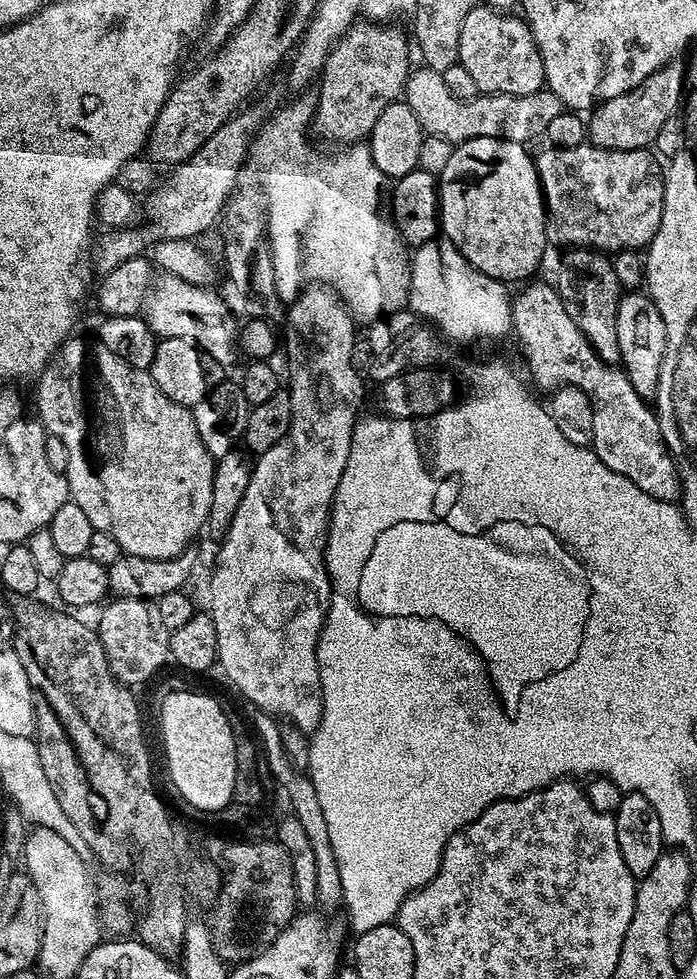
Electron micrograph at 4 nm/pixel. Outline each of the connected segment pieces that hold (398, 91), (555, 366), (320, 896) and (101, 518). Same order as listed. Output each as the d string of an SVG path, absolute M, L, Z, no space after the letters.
M361 18L340 35L339 40L332 45L331 52L324 60L320 69L318 85L320 93L314 96L314 115L310 125L324 140L329 140L332 146L347 146L367 141L374 130L374 122L378 122L378 114L386 110L386 106L397 103L401 99L404 83L410 75L408 68L408 48L410 52L410 36L400 26L375 26Z
M528 282L523 285L524 288L520 293L511 297L512 301L512 332L516 340L520 343L520 352L524 355L524 364L528 367L528 372L532 375L532 380L538 387L544 391L544 394L551 394L556 391L557 388L565 388L566 386L574 386L578 390L582 390L586 394L586 398L590 400L590 406L594 410L594 438L590 445L596 456L605 464L610 466L610 470L614 470L614 474L622 474L622 478L630 478L630 482L634 482L634 486L638 486L638 490L642 490L646 494L650 494L650 498L655 500L667 500L669 502L675 501L680 495L680 476L676 473L676 463L674 458L668 452L668 448L664 445L664 439L660 433L660 427L656 421L655 411L649 405L641 399L638 394L634 394L634 386L630 386L630 378L626 378L623 368L602 362L596 354L594 354L589 343L586 342L584 335L578 326L574 326L574 321L571 320L570 314L566 314L566 306L562 306L562 298L557 294L555 287L551 283L548 284L532 284L536 282Z
M257 711L255 735L258 737L259 747L262 749L262 760L272 771L272 776L284 787L288 800L292 803L291 815L298 822L302 822L302 830L306 830L310 846L314 850L314 862L318 873L318 890L316 904L321 909L340 908L344 903L342 890L342 874L338 874L338 858L334 858L334 846L330 846L330 830L326 826L326 817L322 814L322 806L318 802L318 790L314 790L314 782L305 771L295 768L282 746L281 725L266 712Z
M80 334L73 335L64 341L64 345L56 351L56 355L40 373L34 387L36 387L37 412L35 415L44 425L44 430L49 437L53 441L60 440L61 446L64 447L64 456L68 459L65 464L62 464L62 468L68 477L69 497L75 504L82 506L82 510L90 518L97 532L105 532L110 534L110 538L116 539L118 546L122 546L125 556L169 560L189 551L191 544L188 543L199 532L205 531L208 522L210 493L214 487L214 466L216 465L214 457L206 450L206 446L202 446L202 438L198 438L198 426L194 426L192 409L184 408L178 402L166 398L166 394L158 390L151 371L122 362L122 358L118 358L118 354L110 354L110 350L106 350L106 346L102 346L99 339L83 340Z

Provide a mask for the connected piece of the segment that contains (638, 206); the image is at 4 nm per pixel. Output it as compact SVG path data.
M587 142L573 148L548 146L545 149L541 156L535 157L535 161L540 191L544 194L548 238L553 245L564 244L565 249L590 248L605 254L647 249L654 234L658 234L664 205L664 172L661 165L660 168L656 165L657 157L651 151L642 148L606 150Z

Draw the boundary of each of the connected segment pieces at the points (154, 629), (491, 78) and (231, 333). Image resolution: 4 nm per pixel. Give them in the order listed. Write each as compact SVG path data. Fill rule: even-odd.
M112 598L99 609L99 612L100 640L108 655L110 670L122 684L144 684L164 663L169 663L170 634L162 622L162 617L158 615L158 606L155 602L138 598Z
M483 7L470 10L458 34L459 63L466 66L481 93L534 94L545 87L544 63L528 23L519 15Z
M161 275L151 285L143 304L142 315L150 330L161 340L182 338L200 349L215 364L227 366L238 356L238 320L232 317L228 304L211 287L191 285L182 278Z

